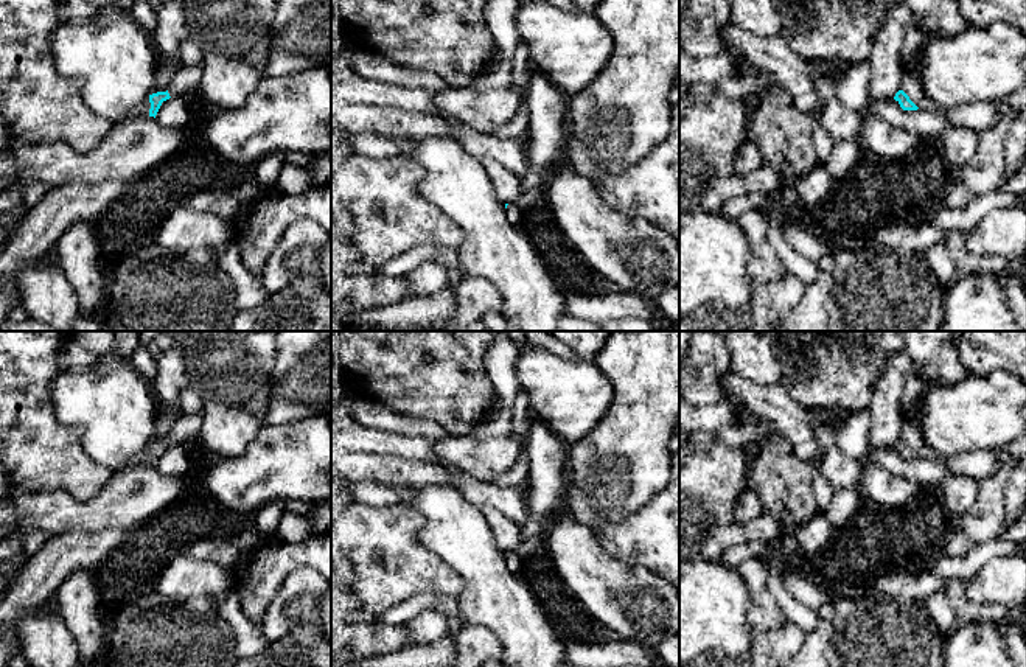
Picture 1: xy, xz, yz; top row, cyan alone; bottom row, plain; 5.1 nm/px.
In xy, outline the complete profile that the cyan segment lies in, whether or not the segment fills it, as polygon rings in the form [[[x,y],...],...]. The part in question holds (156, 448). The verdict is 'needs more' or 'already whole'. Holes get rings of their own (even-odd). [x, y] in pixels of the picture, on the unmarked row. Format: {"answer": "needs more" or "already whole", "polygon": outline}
{"answer": "needs more", "polygon": [[[202,412],[193,415],[180,414],[166,440],[157,440],[149,443],[151,451],[149,465],[155,466],[162,451],[169,448],[171,445],[188,445],[191,442],[199,440],[201,426]]]}

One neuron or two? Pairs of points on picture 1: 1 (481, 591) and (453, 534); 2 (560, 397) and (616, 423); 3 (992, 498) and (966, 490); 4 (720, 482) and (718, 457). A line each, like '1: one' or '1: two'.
1: one
2: two
3: two
4: one

